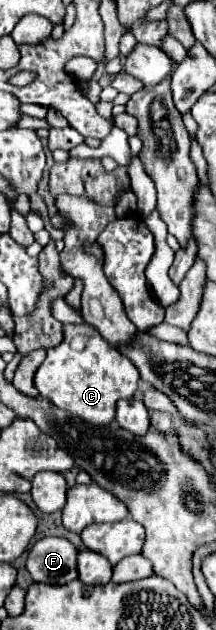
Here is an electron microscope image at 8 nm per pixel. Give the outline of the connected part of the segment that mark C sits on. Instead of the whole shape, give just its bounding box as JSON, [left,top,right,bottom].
[34,323,140,425]

